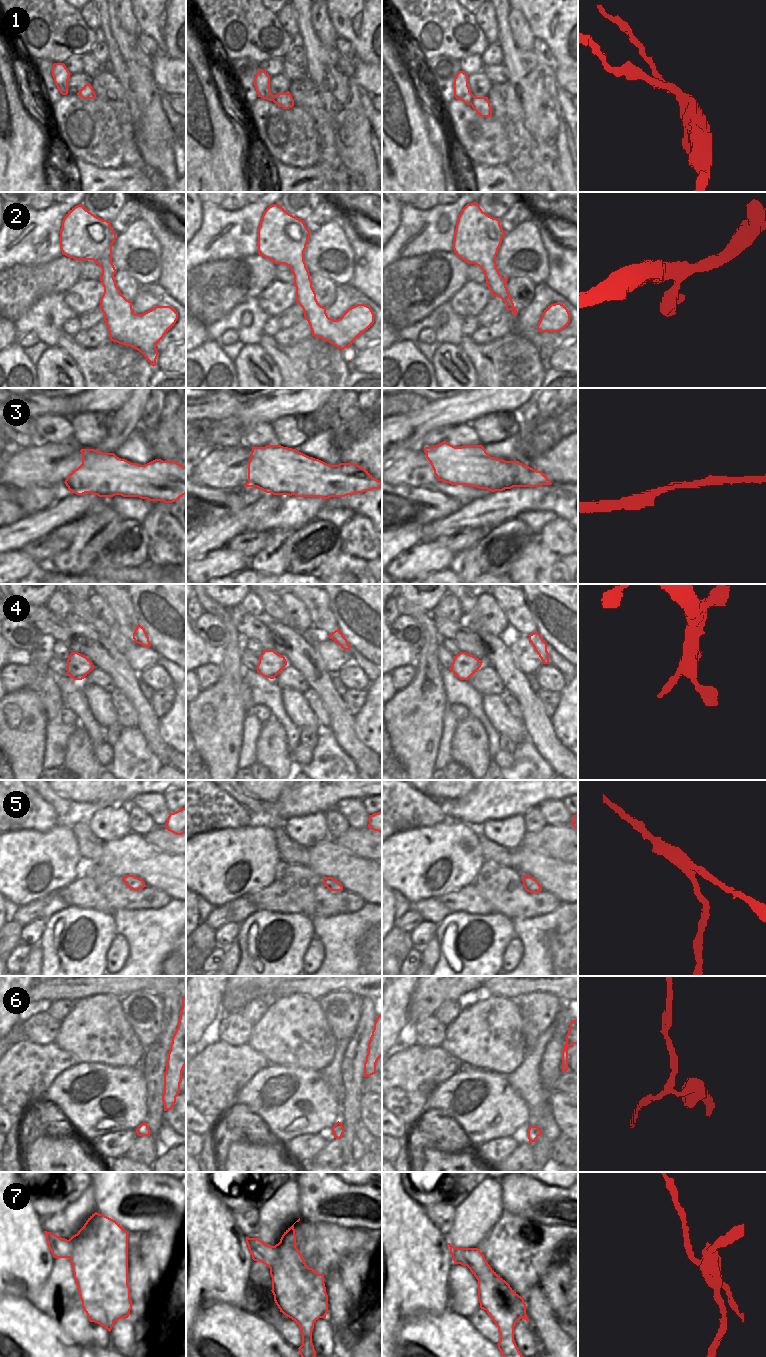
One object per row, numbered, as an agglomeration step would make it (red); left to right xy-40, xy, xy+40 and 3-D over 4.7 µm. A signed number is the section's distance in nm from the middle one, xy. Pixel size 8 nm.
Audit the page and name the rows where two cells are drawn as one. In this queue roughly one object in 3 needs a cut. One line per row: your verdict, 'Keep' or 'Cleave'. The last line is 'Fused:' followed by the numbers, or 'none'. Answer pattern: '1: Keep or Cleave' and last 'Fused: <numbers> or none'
1: Keep
2: Keep
3: Keep
4: Keep
5: Keep
6: Keep
7: Cleave
Fused: 7.

